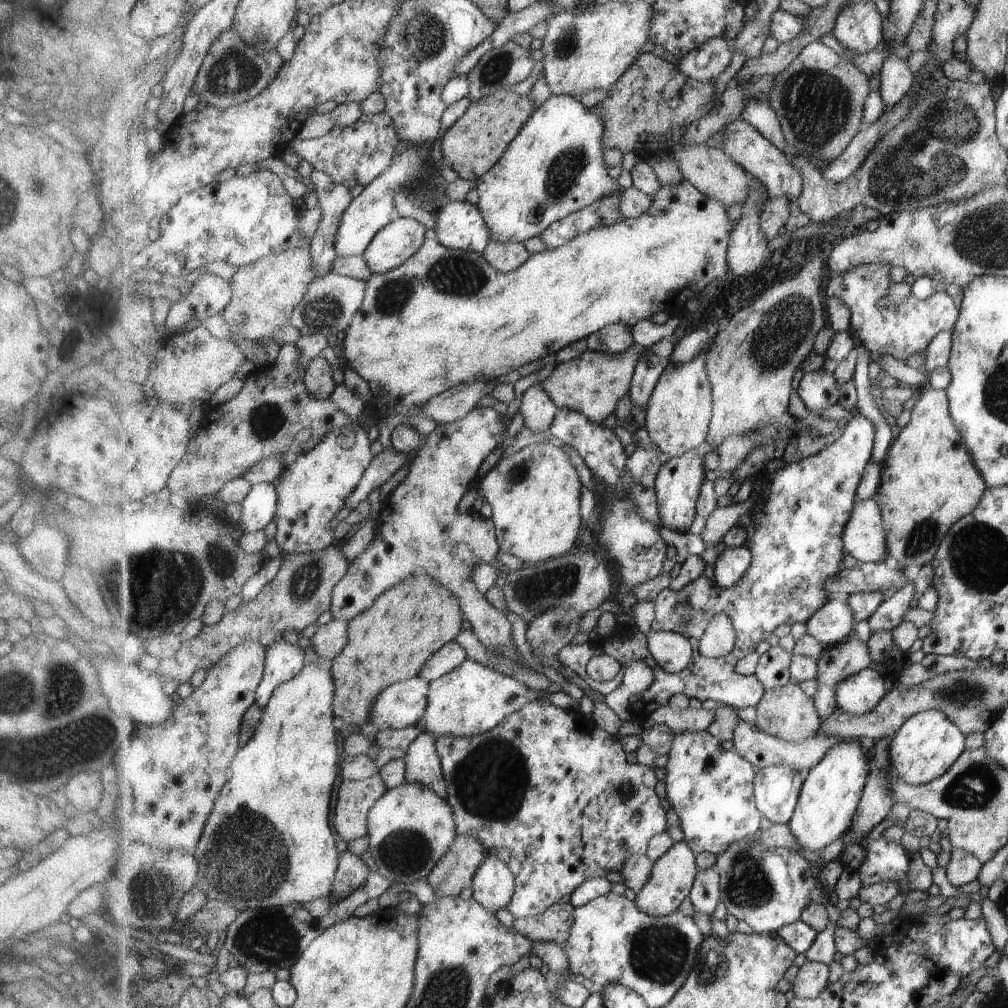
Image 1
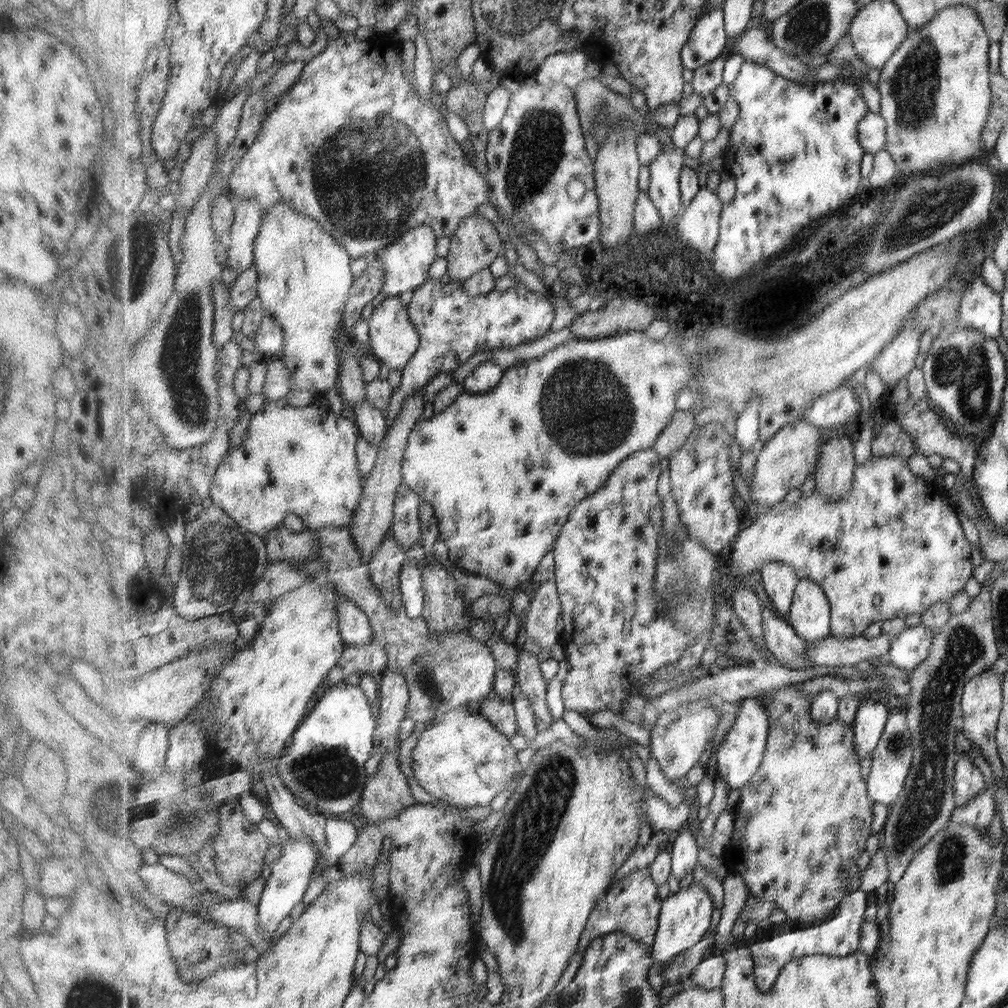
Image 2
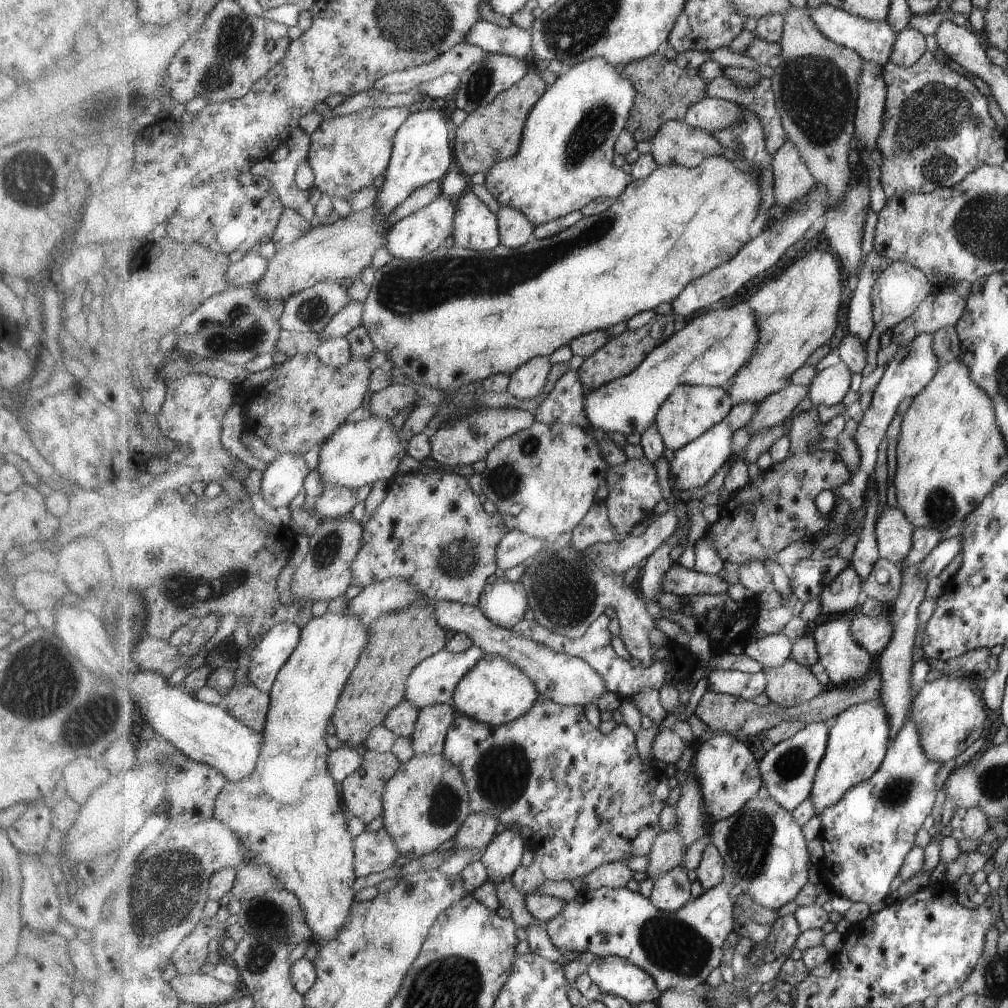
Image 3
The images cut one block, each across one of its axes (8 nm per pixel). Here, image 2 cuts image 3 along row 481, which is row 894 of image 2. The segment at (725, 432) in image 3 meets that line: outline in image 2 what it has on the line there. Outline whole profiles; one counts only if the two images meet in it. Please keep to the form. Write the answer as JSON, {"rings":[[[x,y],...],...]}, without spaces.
{"rings":[[[695,882],[690,888],[680,888],[675,894],[669,895],[662,905],[656,944],[651,948],[654,962],[661,966],[668,965],[675,957],[705,941],[709,928],[713,926],[713,910],[713,898],[709,896],[707,888],[699,882]]]}

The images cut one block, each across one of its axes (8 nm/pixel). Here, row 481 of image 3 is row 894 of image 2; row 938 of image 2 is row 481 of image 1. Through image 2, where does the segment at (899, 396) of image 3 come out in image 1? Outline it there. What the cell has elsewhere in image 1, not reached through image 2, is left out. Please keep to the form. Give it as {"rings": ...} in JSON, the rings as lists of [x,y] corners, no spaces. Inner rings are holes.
{"rings":[[[857,413],[852,414],[843,423],[843,429],[843,434],[829,448],[825,448],[825,450],[799,462],[787,463],[785,467],[779,467],[777,472],[771,474],[768,488],[763,492],[761,506],[757,510],[759,518],[755,521],[754,517],[749,517],[745,521],[752,524],[753,532],[751,532],[749,544],[750,550],[753,552],[753,564],[742,582],[737,582],[733,588],[725,588],[716,584],[715,581],[710,582],[704,575],[682,590],[675,591],[668,587],[657,595],[655,600],[656,620],[653,624],[653,631],[665,630],[680,633],[691,640],[695,654],[686,670],[680,674],[662,671],[655,658],[650,655],[647,634],[640,630],[633,630],[633,634],[629,634],[629,636],[621,636],[621,634],[615,636],[613,634],[601,642],[591,643],[587,641],[584,644],[569,644],[559,652],[560,662],[573,672],[577,672],[581,678],[586,679],[586,684],[590,689],[607,696],[623,684],[625,670],[629,668],[629,664],[633,660],[645,660],[655,672],[655,683],[646,692],[635,694],[630,699],[630,707],[636,713],[637,720],[644,724],[650,723],[651,715],[659,708],[666,706],[678,692],[685,694],[689,699],[697,698],[701,701],[712,699],[736,710],[748,706],[757,708],[766,693],[765,684],[762,684],[756,675],[738,674],[736,672],[737,662],[749,654],[756,653],[761,642],[767,640],[769,635],[773,634],[781,624],[793,626],[798,623],[807,623],[809,618],[813,618],[817,614],[817,610],[821,610],[821,606],[825,606],[830,600],[829,592],[825,590],[825,586],[827,586],[829,578],[837,576],[837,572],[841,570],[843,565],[843,556],[846,552],[844,544],[845,526],[849,524],[849,520],[853,516],[853,510],[859,501],[857,492],[861,480],[863,480],[865,470],[868,469],[868,465],[873,459],[877,424],[873,420],[869,420],[867,416]],[[715,614],[727,614],[730,617],[736,632],[736,644],[725,656],[705,657],[698,654],[698,641]],[[598,655],[610,655],[621,662],[623,669],[617,678],[610,682],[598,682],[587,677],[587,664]]]}

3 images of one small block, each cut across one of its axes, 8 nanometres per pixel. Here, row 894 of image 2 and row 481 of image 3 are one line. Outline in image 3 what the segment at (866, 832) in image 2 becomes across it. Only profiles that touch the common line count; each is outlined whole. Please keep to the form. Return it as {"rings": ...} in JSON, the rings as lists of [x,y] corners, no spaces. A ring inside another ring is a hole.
{"rings":[[[817,408],[801,411],[791,423],[788,455],[769,470],[761,471],[739,493],[731,495],[722,518],[710,526],[705,538],[713,540],[717,554],[727,563],[742,566],[757,560],[764,562],[793,542],[812,543],[822,535],[846,528],[846,516],[855,508],[851,502],[839,498],[837,490],[845,482],[851,482],[854,475],[838,453],[814,448],[813,444],[825,439],[822,422]],[[823,490],[830,490],[835,496],[835,506],[827,515],[815,506],[815,498]]]}

